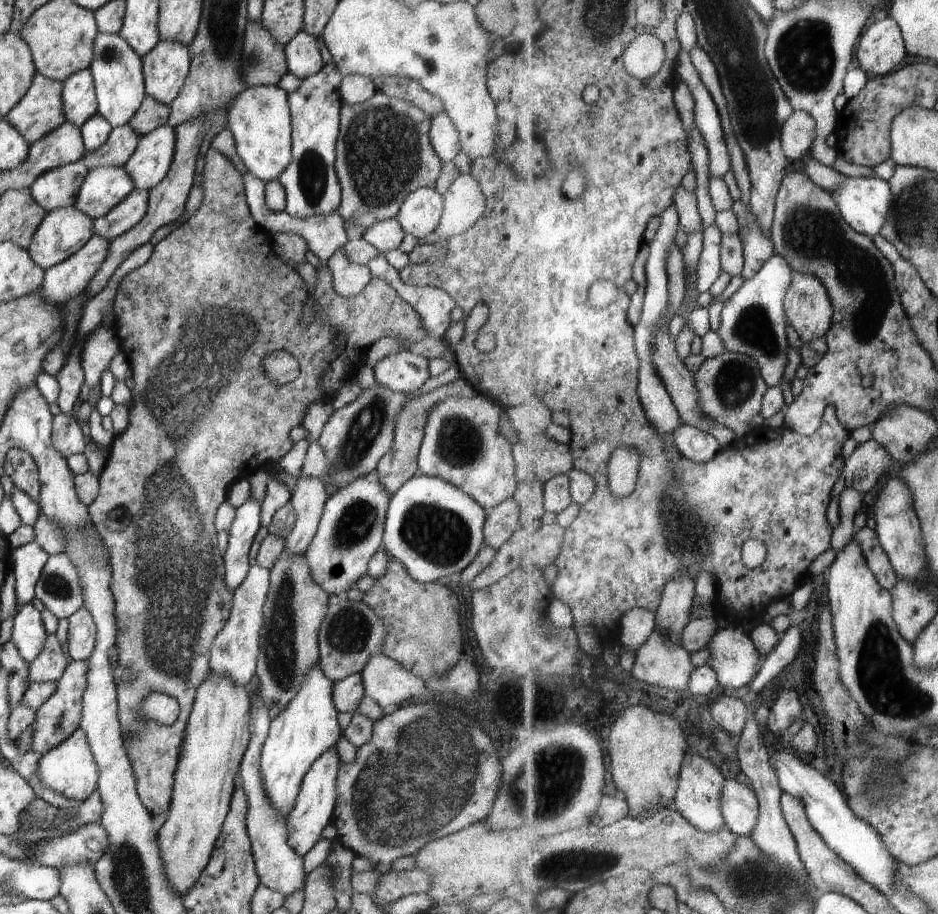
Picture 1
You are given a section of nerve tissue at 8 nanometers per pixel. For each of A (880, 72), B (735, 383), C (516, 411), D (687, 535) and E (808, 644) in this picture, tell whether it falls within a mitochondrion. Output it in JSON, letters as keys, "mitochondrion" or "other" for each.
{"A":"other","B":"mitochondrion","C":"other","D":"mitochondrion","E":"other"}

